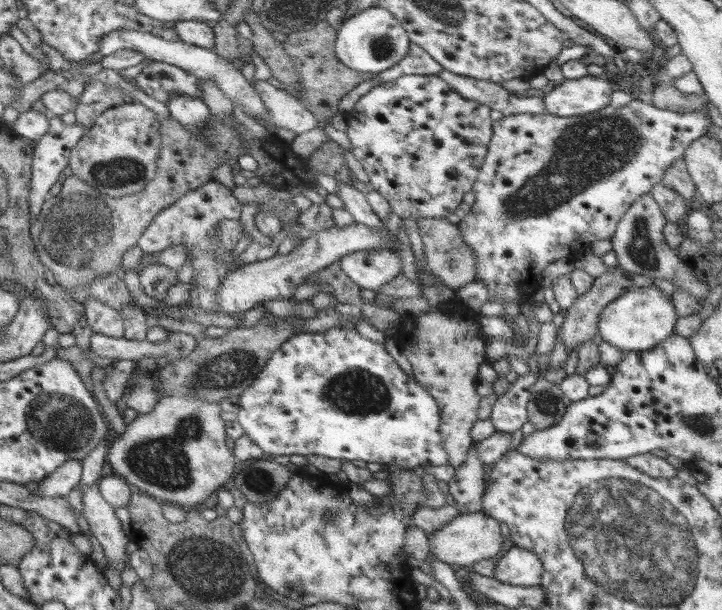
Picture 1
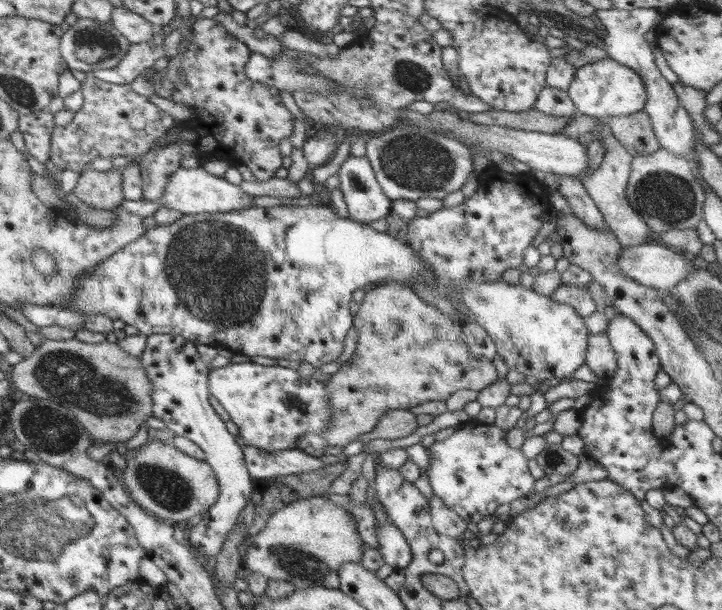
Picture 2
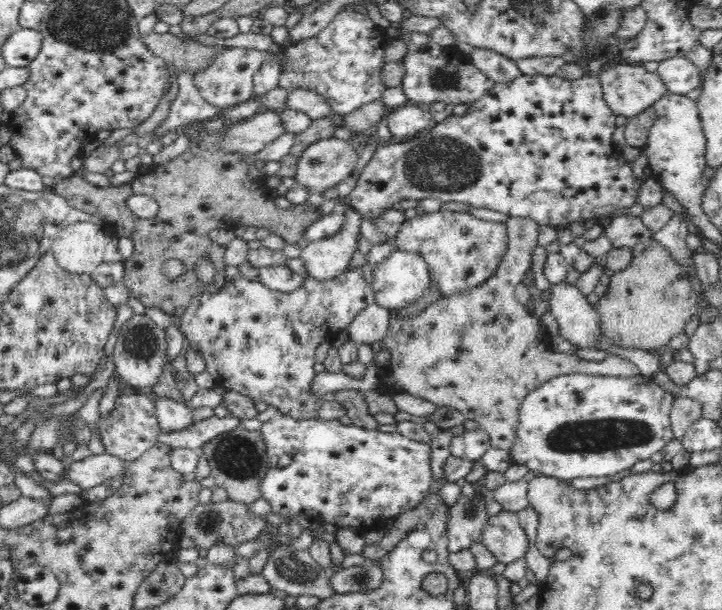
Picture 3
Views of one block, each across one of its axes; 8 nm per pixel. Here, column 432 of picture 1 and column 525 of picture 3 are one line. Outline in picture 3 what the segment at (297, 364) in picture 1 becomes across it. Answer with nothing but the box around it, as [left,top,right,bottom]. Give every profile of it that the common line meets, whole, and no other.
[510,374,675,482]

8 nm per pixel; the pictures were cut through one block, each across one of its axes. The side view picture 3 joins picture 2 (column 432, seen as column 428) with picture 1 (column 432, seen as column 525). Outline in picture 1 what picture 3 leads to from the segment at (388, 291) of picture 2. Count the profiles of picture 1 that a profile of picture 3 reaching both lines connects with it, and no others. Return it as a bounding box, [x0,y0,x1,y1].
[398,217,487,470]

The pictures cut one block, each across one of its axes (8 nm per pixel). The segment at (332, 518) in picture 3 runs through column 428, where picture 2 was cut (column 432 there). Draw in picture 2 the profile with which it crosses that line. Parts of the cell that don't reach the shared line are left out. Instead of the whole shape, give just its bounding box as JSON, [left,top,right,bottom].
[426,422,535,524]

